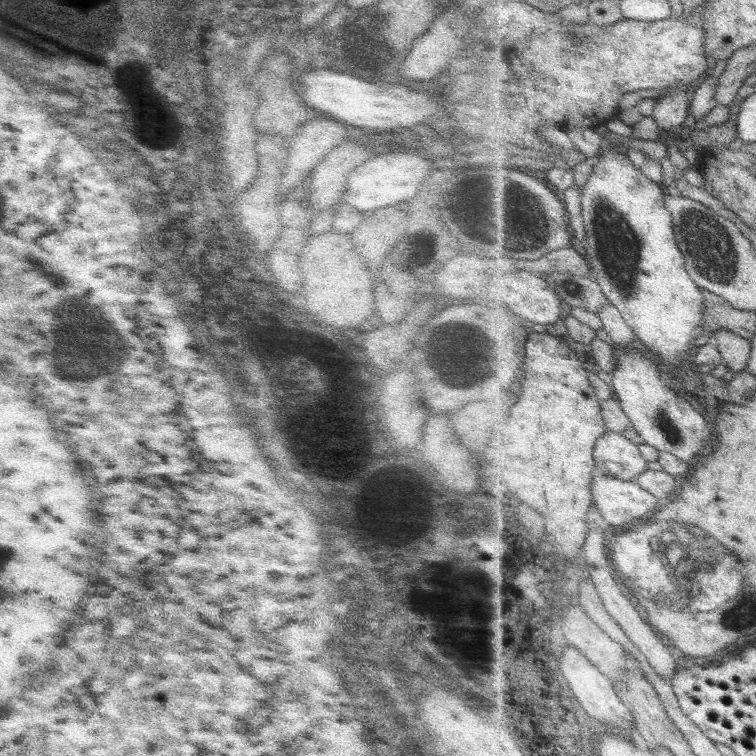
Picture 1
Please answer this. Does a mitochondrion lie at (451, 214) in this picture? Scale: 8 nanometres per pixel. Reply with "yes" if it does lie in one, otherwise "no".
no

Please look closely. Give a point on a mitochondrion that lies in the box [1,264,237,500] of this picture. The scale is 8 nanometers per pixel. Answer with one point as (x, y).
(81, 349)

